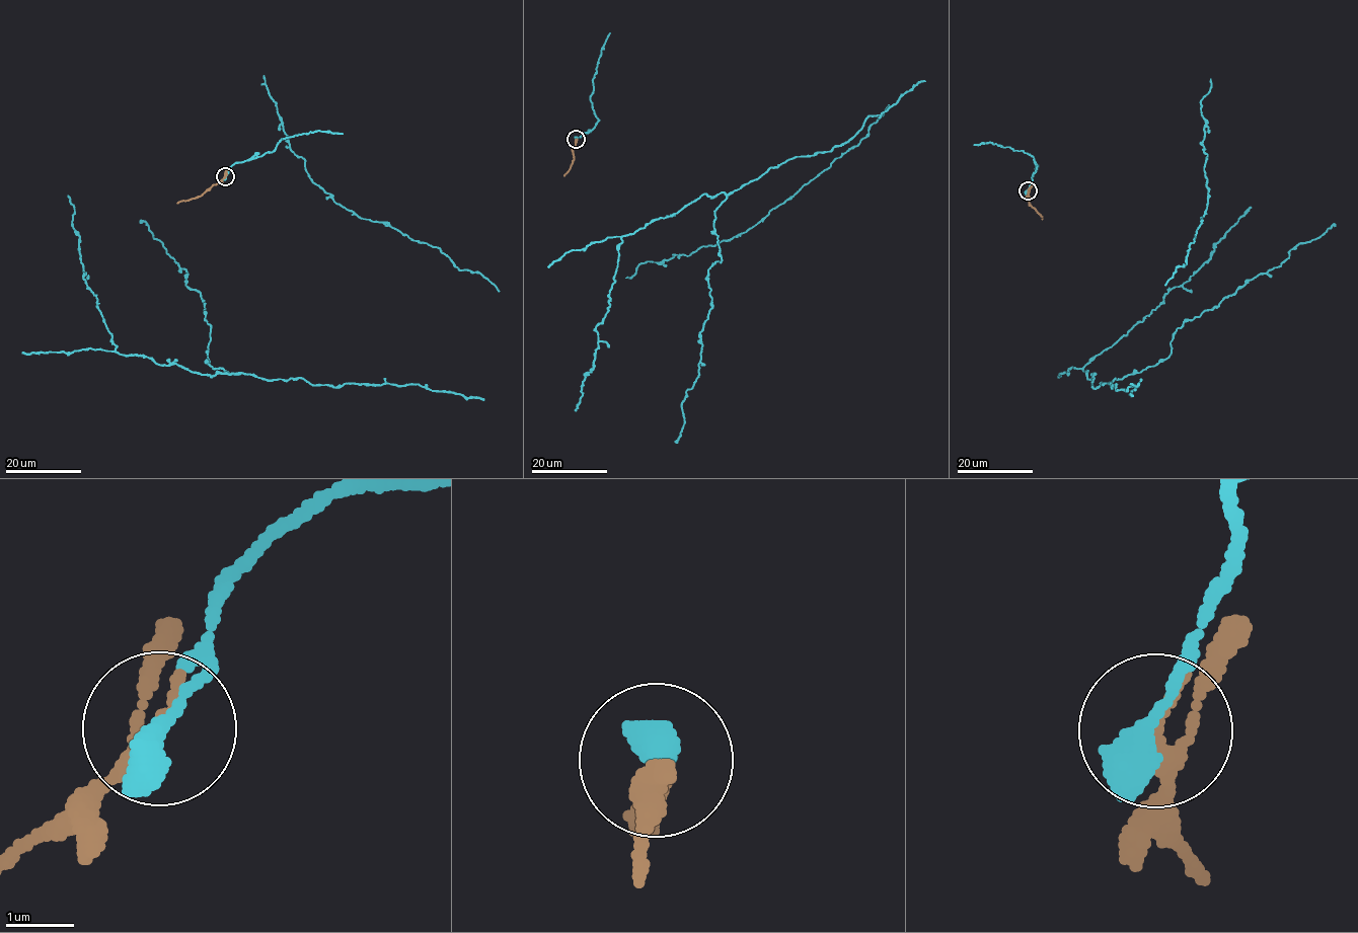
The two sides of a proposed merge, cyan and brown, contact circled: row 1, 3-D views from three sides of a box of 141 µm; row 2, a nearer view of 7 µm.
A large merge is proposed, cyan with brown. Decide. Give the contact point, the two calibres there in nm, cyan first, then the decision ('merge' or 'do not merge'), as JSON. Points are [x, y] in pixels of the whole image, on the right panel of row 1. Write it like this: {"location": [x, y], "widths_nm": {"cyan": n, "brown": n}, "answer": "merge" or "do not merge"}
{"location": [1028, 190], "widths_nm": {"cyan": 480, "brown": 200}, "answer": "merge"}

